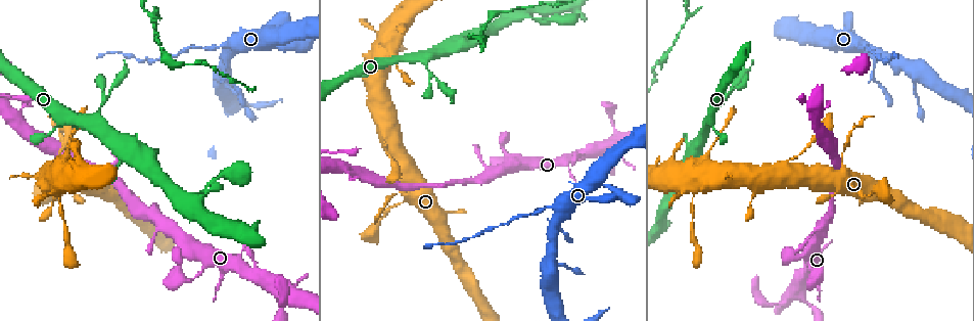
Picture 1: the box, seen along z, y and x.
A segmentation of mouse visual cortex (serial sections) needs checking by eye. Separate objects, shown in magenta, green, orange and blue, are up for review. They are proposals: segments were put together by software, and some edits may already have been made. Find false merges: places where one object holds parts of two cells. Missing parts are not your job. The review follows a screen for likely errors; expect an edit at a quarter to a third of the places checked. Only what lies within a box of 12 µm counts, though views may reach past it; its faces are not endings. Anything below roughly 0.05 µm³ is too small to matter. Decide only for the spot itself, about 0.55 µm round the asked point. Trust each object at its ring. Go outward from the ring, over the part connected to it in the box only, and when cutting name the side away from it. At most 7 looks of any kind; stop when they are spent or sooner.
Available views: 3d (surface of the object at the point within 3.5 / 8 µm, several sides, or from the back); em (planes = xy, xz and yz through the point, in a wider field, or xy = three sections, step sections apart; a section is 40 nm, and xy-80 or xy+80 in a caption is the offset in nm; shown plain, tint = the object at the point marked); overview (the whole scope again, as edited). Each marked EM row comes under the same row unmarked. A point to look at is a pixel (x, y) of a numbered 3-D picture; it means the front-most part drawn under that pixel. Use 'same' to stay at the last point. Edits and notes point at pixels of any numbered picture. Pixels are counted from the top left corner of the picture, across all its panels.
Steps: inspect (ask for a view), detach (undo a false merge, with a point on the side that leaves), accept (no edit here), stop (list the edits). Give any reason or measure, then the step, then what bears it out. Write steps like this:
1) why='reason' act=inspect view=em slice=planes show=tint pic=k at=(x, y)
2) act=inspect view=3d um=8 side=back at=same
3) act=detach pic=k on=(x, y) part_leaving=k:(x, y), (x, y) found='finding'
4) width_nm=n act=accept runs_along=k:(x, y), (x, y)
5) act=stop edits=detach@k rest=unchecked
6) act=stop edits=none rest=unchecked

why='small branch off a trunk' act=inspect view=3d um=3.5 pic=1 at=(223, 44)

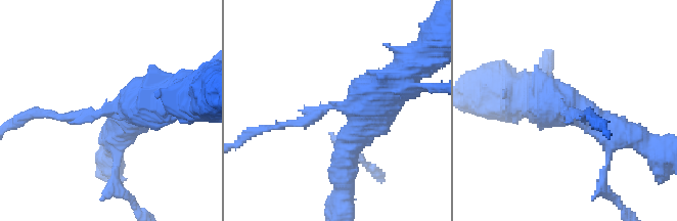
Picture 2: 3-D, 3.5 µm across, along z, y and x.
act=inspect view=em slice=xy step=5 show=tint pic=2 at=(340, 109)

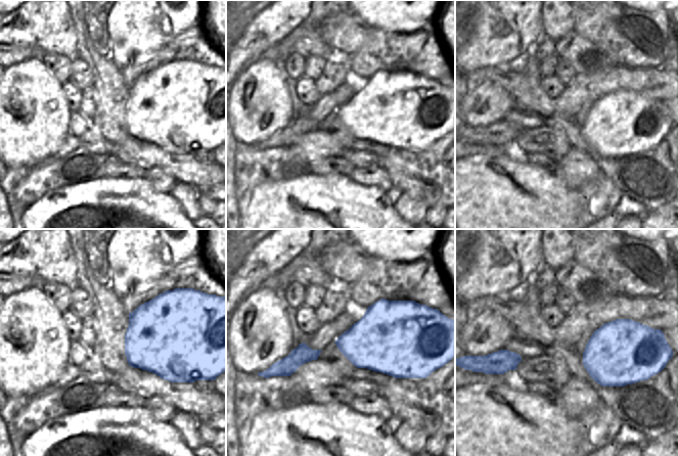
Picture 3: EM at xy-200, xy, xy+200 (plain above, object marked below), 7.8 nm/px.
act=inspect view=em slice=xy step=3 show=tint at=same

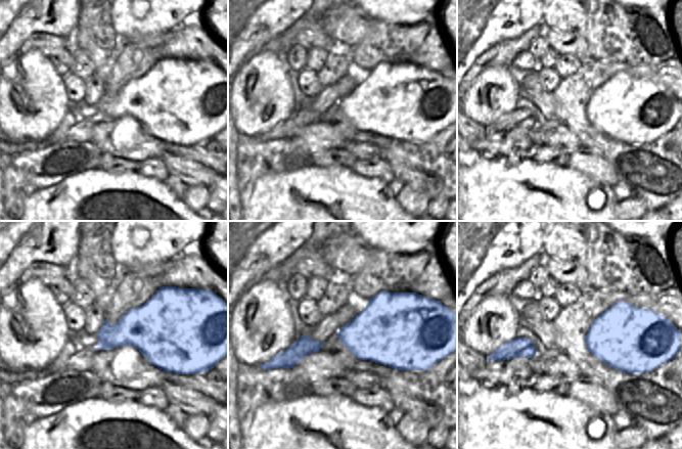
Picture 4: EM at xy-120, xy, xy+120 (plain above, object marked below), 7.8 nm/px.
width_nm=420 act=detach pic=2 on=(41, 113) part_leaving=2:(78, 114), (20, 117) found='two cells meet here'

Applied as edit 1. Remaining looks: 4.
why='see it whole again' act=inspect view=overview

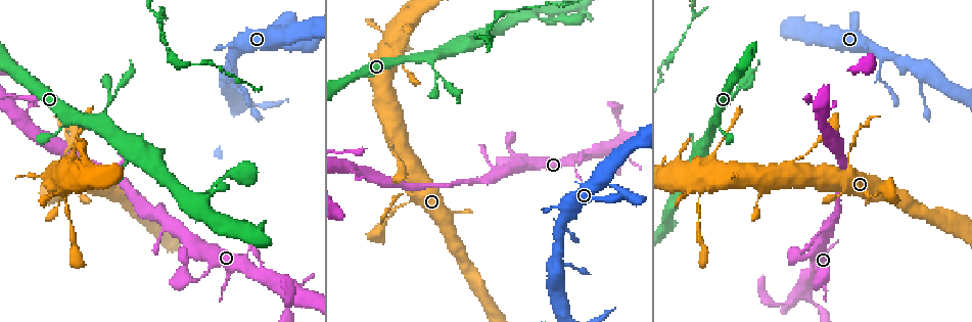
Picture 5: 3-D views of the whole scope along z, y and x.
why='sharp bend' act=inspect view=3d um=3.5 pic=5 at=(182, 255)

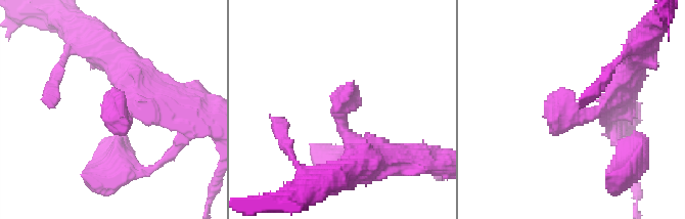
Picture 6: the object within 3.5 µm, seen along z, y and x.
act=inspect view=em slice=planes show=tint pic=6 at=(338, 108)

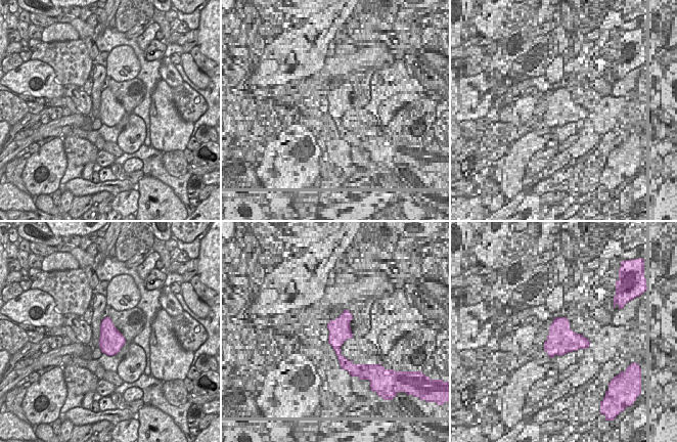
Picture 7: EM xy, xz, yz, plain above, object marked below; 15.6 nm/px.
width_nm=380 act=accept runs_along=6:(624, 91), (551, 132) found='continuous, no second cell'

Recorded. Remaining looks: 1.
act=stop edits=detach@2 rest=unchecked

